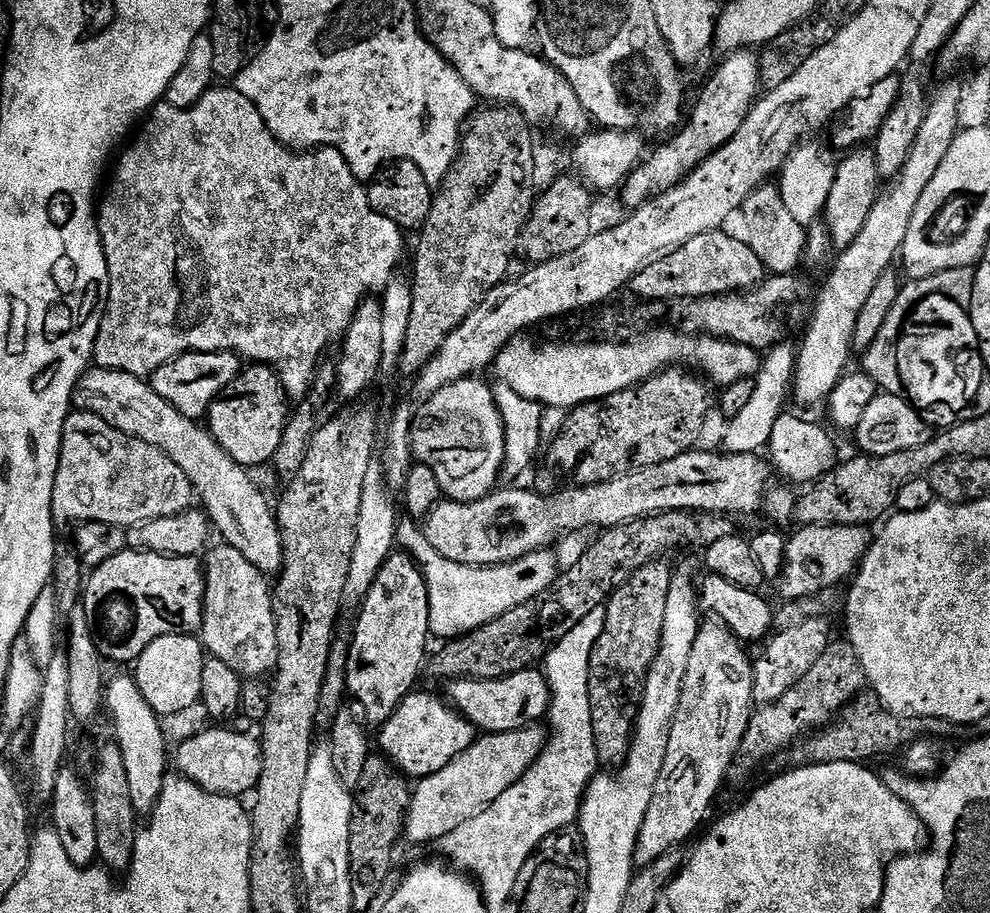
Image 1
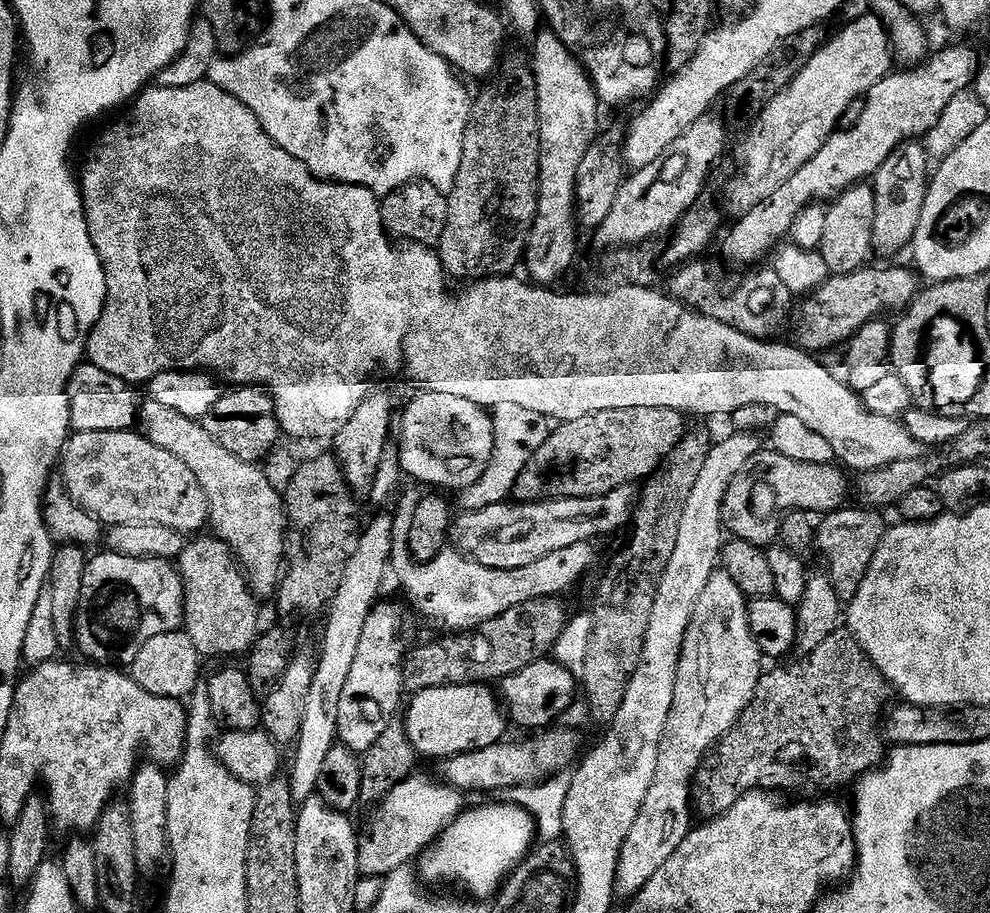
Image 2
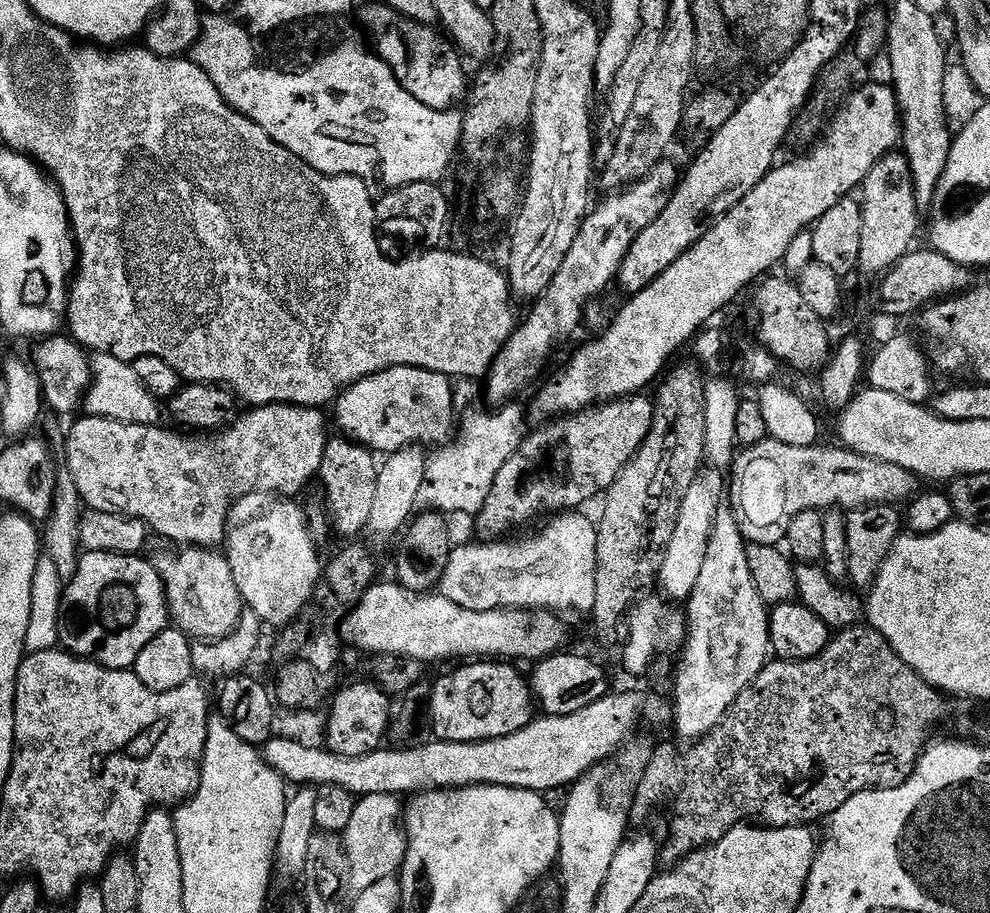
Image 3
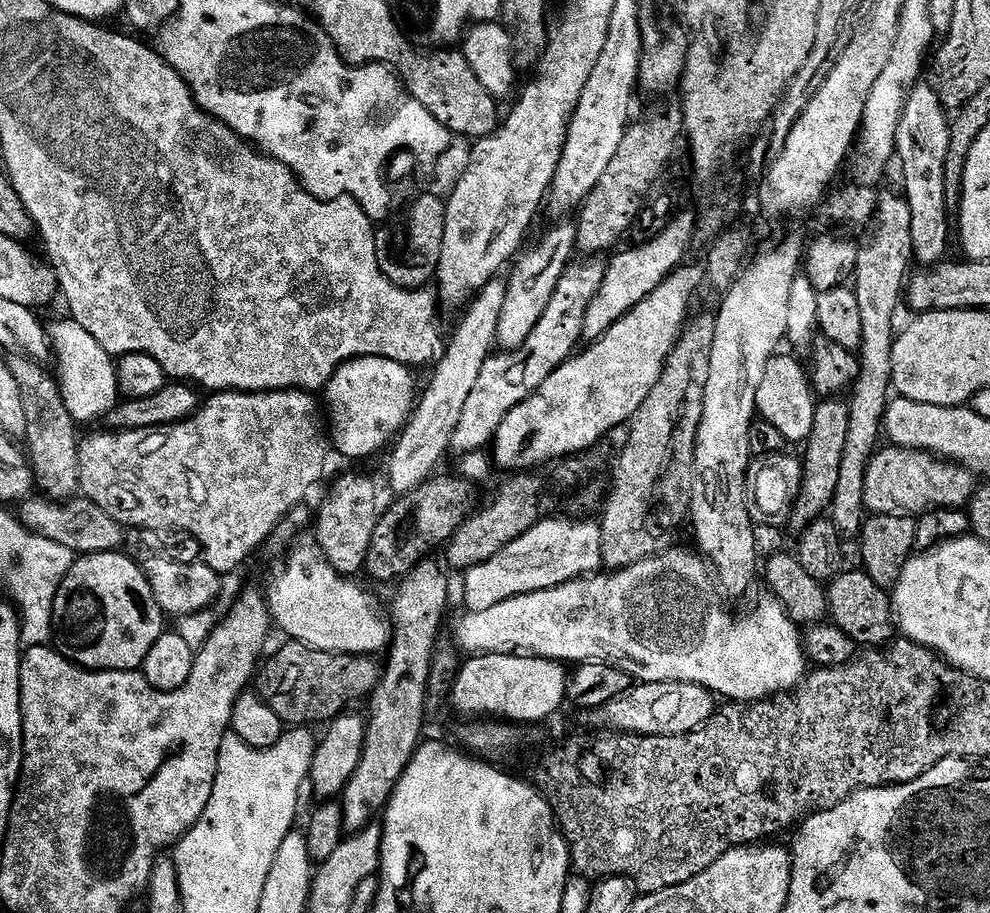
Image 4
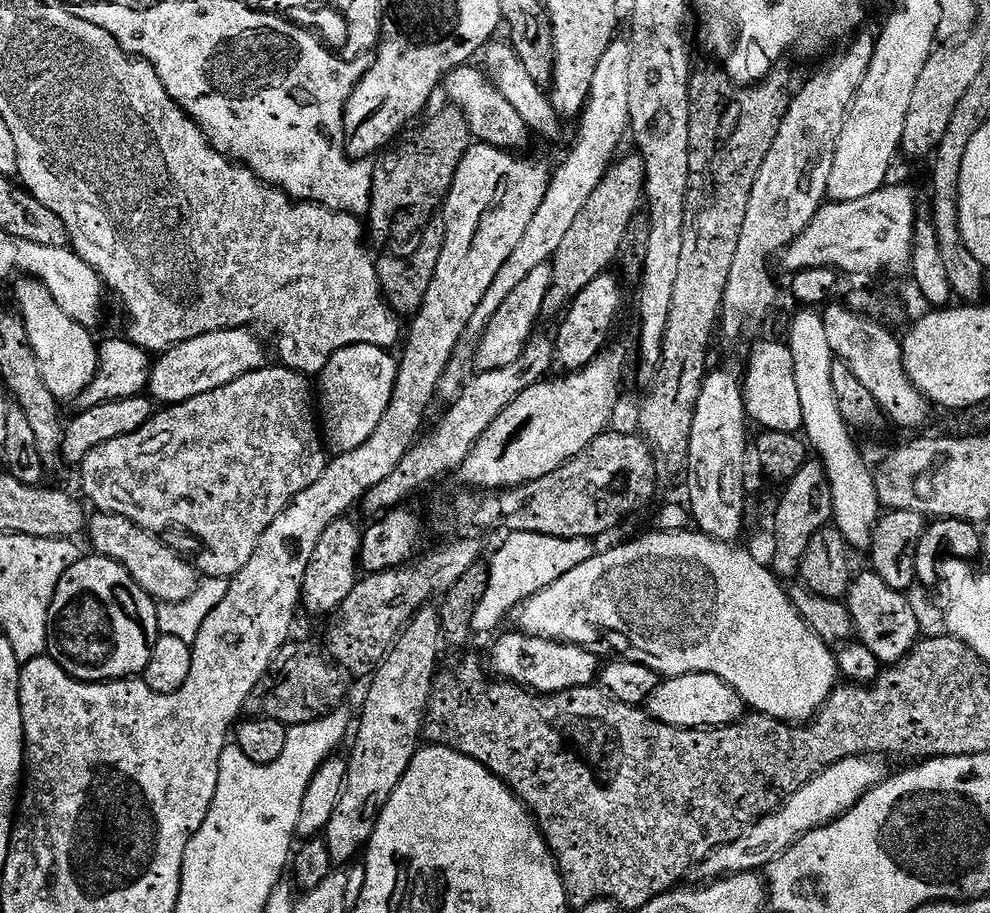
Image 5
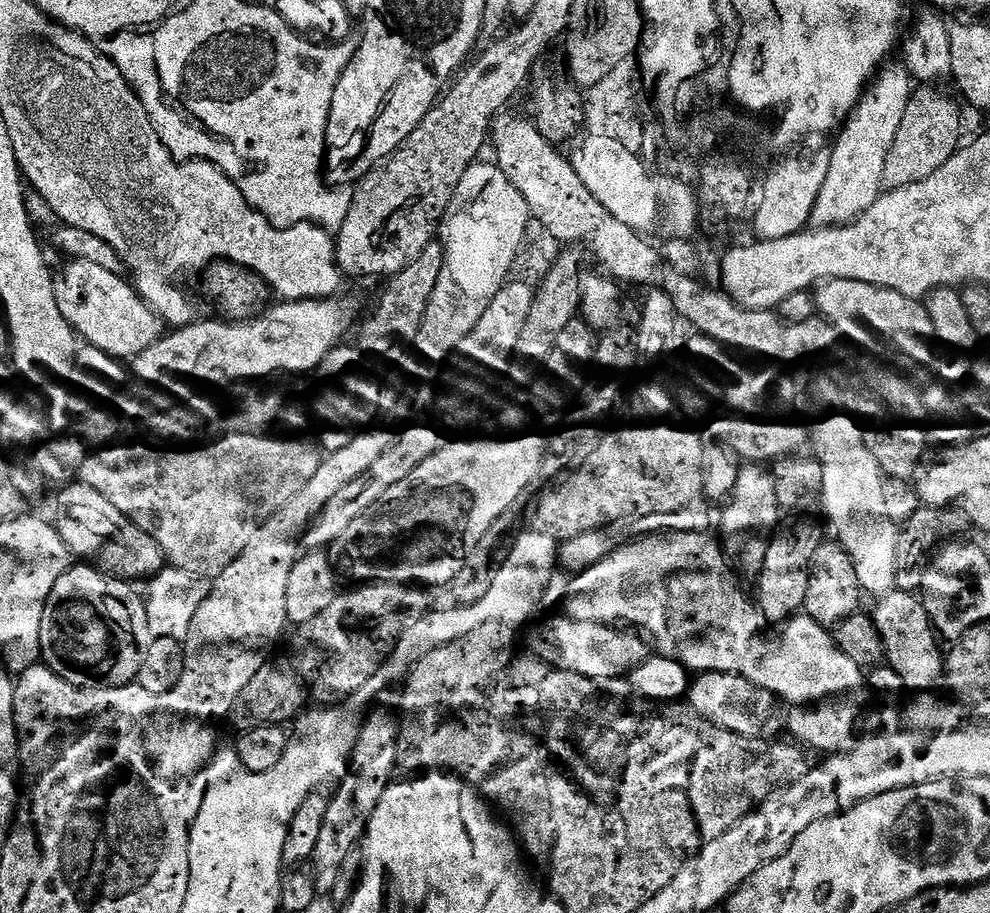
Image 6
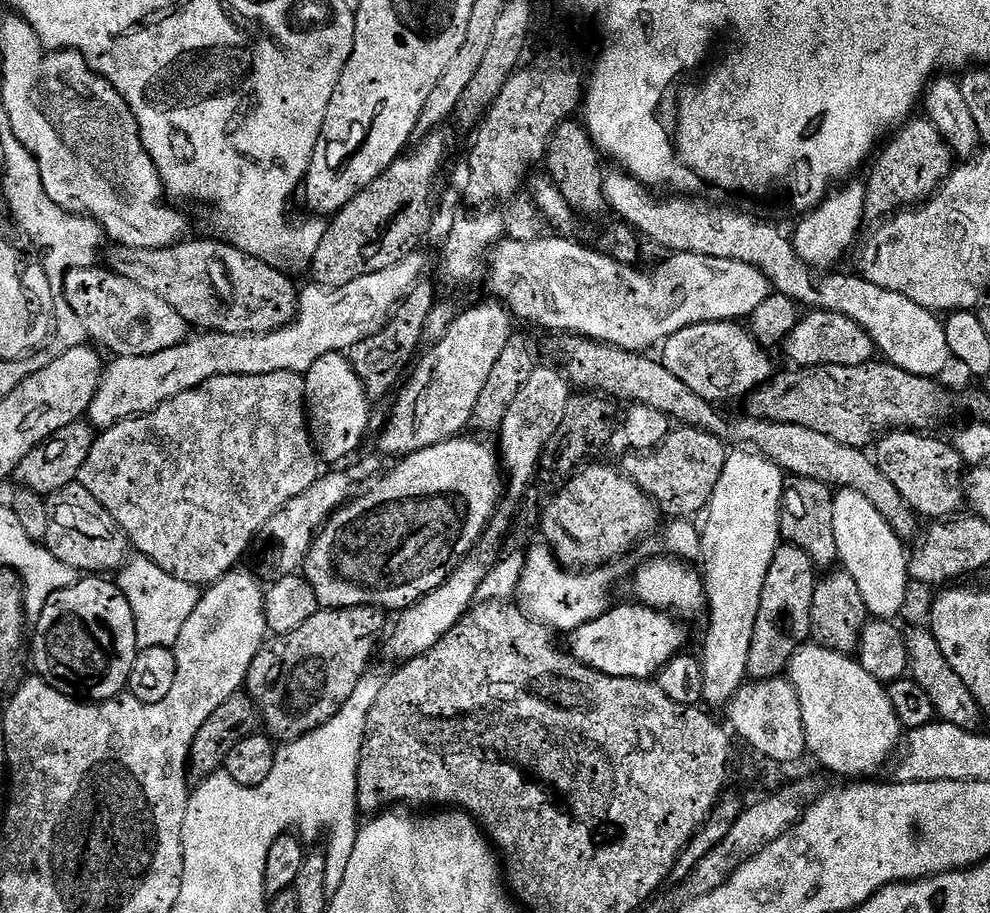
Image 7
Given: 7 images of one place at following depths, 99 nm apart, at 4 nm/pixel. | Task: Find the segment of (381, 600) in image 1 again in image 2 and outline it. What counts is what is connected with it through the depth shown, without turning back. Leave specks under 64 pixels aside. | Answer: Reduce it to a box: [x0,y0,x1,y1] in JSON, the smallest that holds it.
[336,600,410,754]

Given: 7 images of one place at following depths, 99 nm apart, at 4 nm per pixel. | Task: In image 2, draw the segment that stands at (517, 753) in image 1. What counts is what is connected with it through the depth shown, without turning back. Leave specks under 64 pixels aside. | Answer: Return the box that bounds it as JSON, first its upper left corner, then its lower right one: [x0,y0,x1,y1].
[360,774,465,878]

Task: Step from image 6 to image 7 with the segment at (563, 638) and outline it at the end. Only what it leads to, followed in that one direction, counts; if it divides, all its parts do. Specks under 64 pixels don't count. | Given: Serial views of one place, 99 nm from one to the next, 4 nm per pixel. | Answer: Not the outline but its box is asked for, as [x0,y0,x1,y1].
[570,603,688,680]

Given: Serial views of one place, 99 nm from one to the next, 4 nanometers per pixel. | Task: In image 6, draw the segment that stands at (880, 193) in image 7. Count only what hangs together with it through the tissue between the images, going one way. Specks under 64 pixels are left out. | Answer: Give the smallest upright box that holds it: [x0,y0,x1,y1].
[882,86,961,189]

